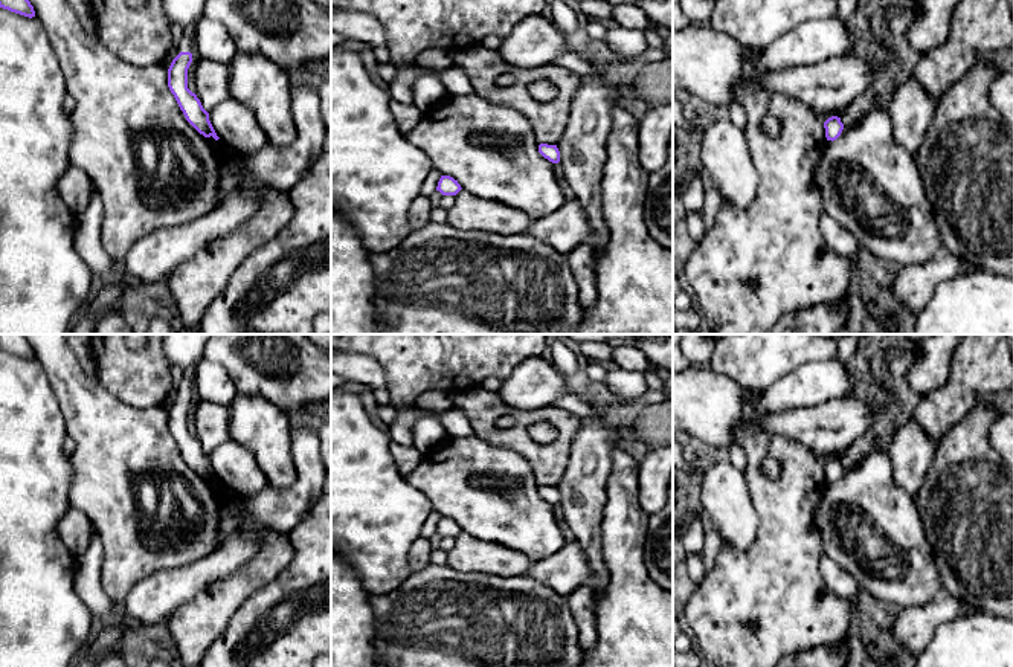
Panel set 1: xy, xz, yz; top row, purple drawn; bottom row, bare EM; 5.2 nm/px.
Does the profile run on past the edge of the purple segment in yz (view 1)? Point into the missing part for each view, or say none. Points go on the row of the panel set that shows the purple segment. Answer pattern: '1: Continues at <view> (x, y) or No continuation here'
1: No continuation here

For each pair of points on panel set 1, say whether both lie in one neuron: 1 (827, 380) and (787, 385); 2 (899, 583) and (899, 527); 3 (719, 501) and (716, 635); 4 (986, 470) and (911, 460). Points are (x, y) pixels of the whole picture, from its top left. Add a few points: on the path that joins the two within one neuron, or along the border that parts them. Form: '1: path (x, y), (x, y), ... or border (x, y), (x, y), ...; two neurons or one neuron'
1: path (818, 382), (797, 385); one neuron
2: path (899, 570), (899, 541); one neuron
3: border (757, 531), (746, 548), (736, 548), (722, 541); two neurons
4: border (937, 446), (917, 496); two neurons

